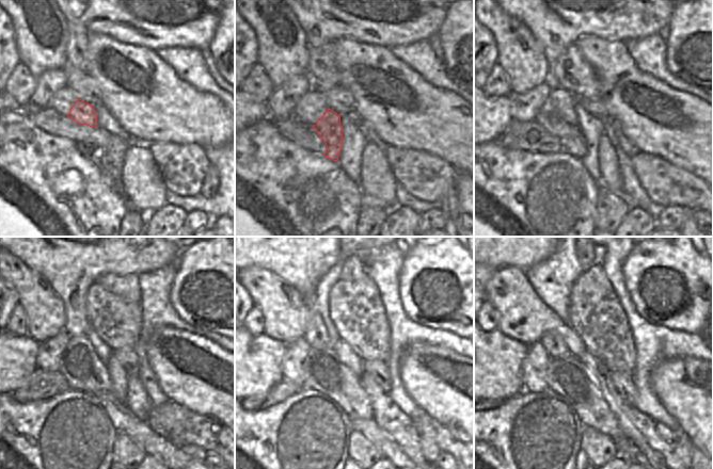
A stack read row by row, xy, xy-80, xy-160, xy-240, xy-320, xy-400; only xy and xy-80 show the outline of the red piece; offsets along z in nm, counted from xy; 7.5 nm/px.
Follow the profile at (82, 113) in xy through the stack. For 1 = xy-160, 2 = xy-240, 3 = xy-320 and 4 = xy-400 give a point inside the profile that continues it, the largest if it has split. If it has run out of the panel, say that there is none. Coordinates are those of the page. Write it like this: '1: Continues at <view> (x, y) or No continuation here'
1: Continues at xy-160 (573, 144)
2: Continues at xy-240 (124, 421)
3: Continues at xy-320 (385, 445)
4: Continues at xy-400 (626, 448).

